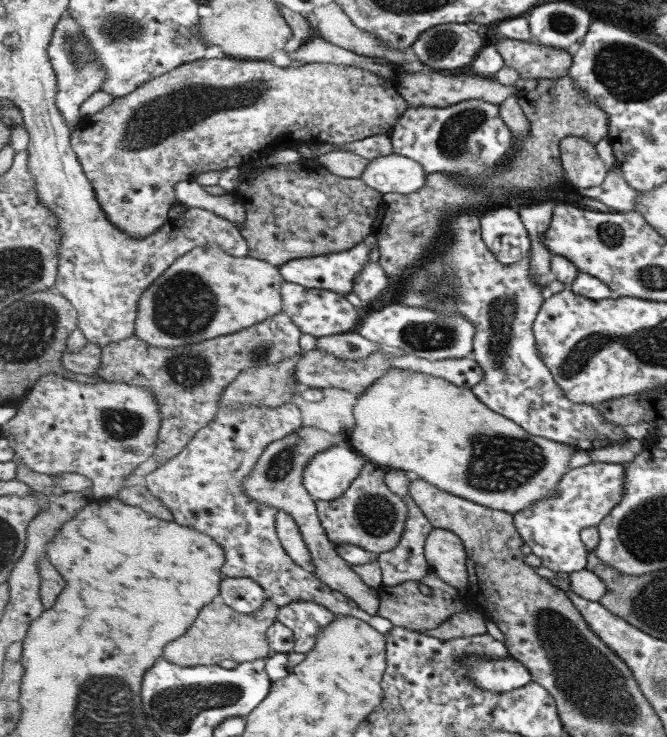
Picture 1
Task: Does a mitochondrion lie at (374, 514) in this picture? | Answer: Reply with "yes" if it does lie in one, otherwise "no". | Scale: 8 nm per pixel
yes

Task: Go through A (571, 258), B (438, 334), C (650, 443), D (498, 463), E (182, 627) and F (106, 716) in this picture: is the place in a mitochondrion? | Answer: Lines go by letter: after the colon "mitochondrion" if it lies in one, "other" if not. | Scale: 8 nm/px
A: other
B: mitochondrion
C: other
D: mitochondrion
E: other
F: mitochondrion

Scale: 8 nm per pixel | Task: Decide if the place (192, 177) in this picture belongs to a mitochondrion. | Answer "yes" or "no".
no

